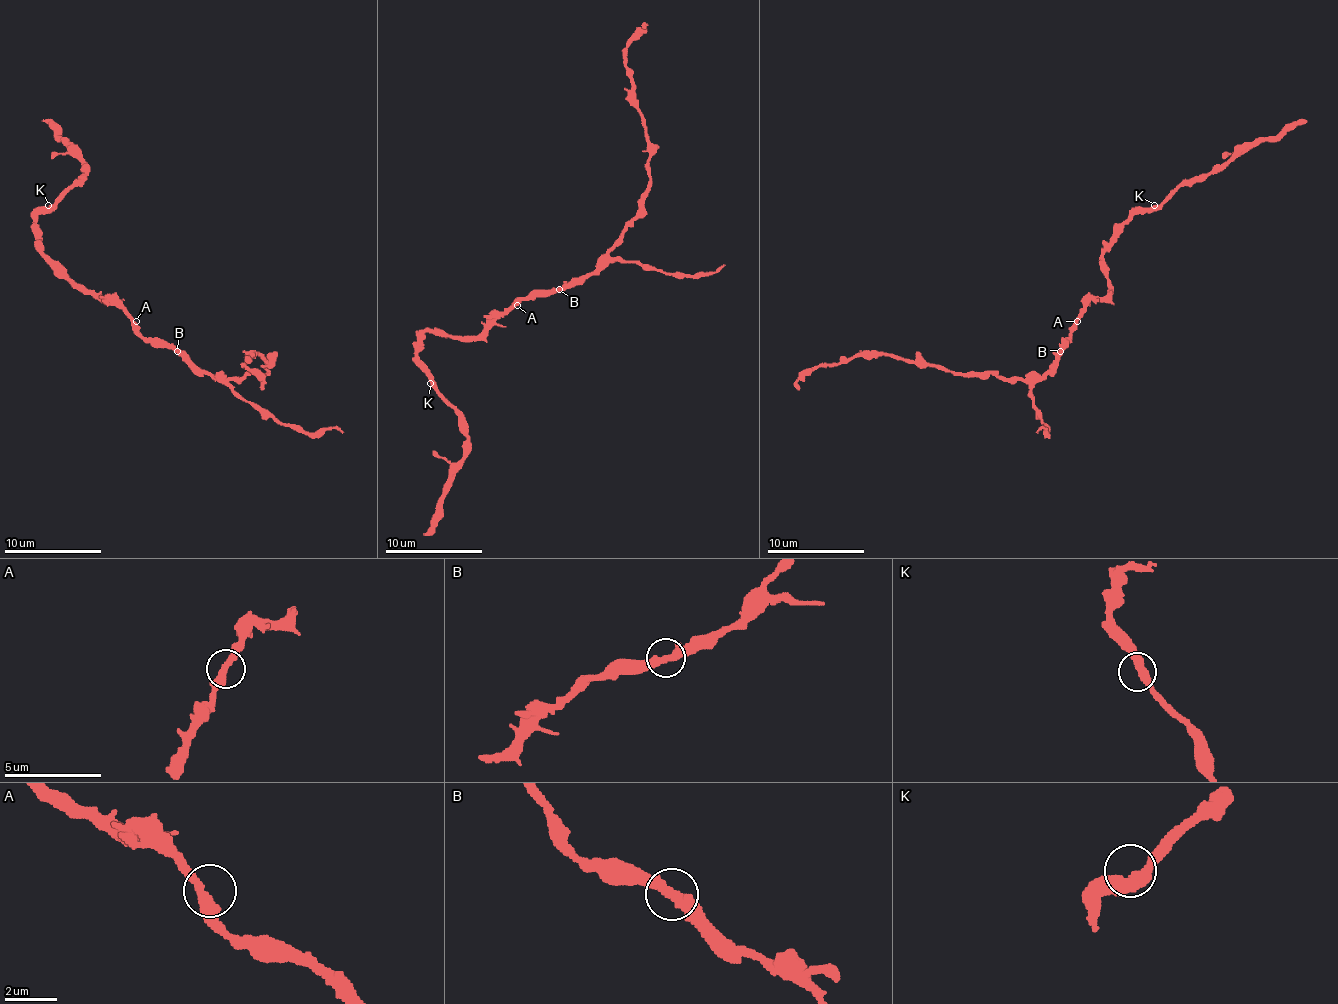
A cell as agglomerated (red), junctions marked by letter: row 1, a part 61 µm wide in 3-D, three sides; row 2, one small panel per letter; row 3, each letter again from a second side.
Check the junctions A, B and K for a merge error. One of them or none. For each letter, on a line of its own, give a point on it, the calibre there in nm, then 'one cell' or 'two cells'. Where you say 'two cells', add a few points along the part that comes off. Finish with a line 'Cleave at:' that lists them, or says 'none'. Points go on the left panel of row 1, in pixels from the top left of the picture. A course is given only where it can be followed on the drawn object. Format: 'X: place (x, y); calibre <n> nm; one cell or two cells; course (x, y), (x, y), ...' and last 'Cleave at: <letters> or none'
A: place (136, 321); calibre 400 nm; one cell
B: place (177, 351); calibre 400 nm; one cell
K: place (48, 205); calibre 420 nm; one cell
Cleave at: none

